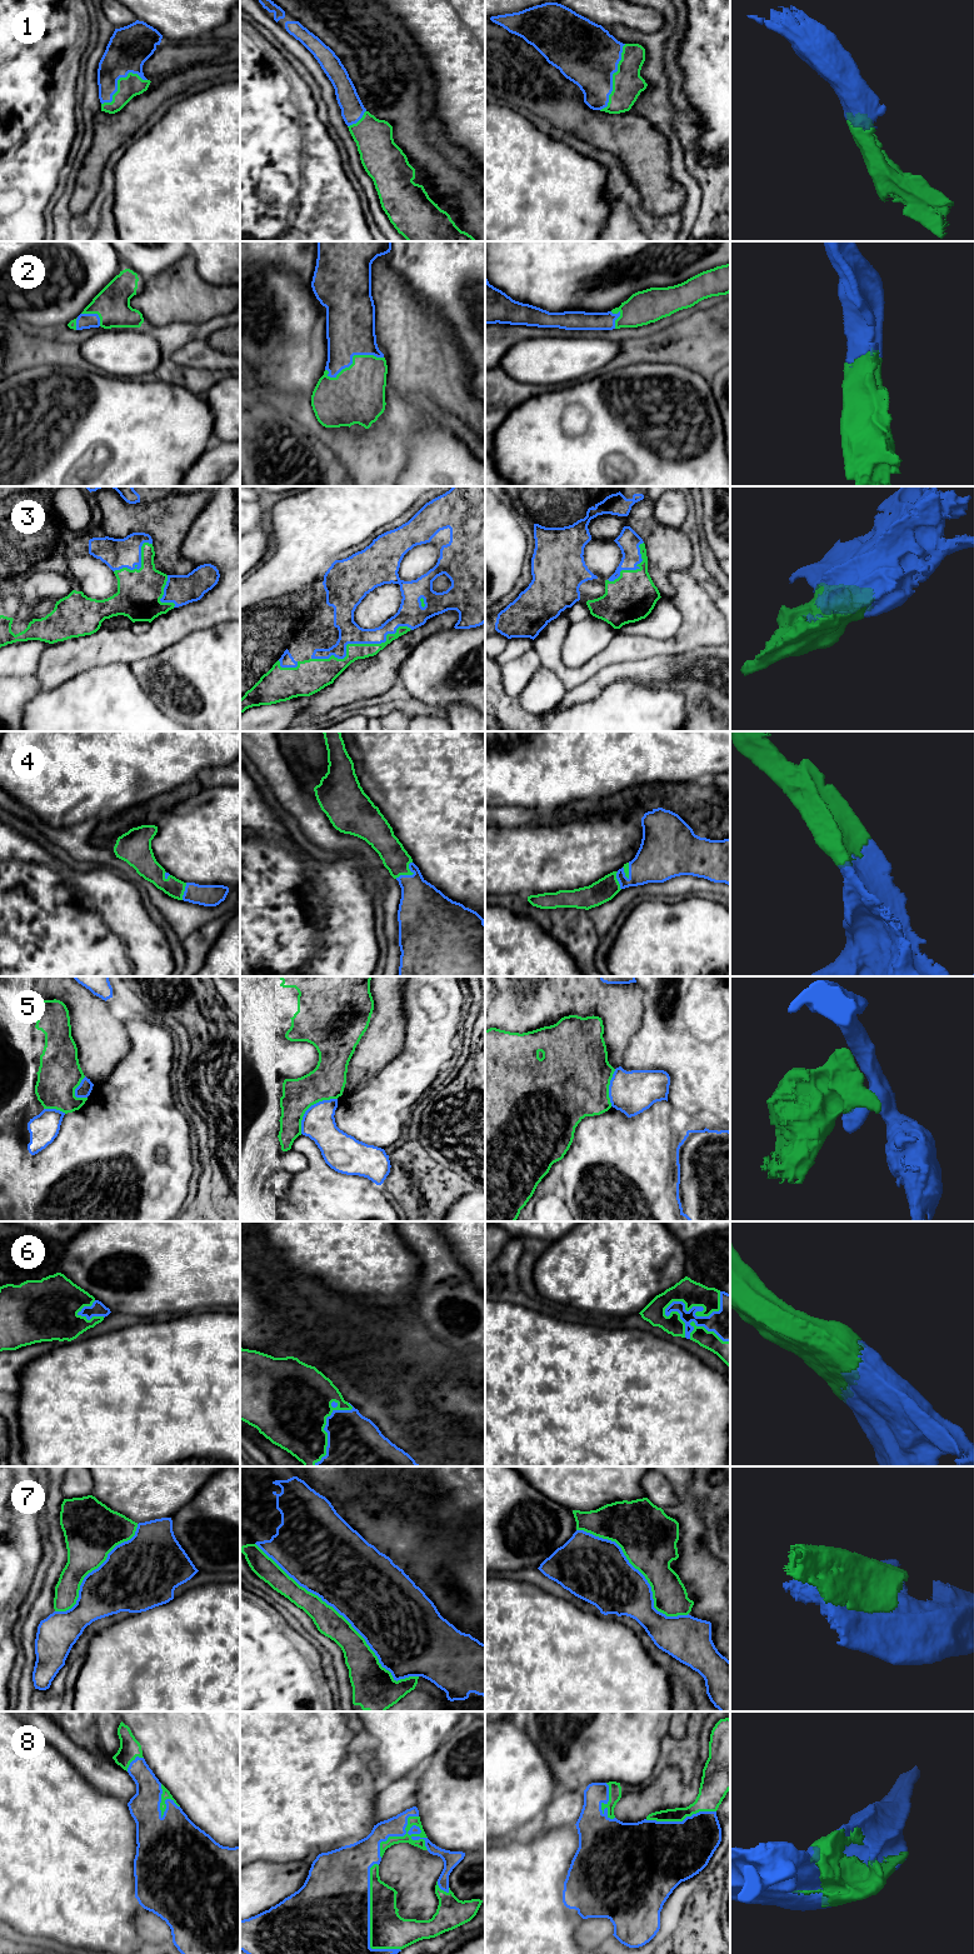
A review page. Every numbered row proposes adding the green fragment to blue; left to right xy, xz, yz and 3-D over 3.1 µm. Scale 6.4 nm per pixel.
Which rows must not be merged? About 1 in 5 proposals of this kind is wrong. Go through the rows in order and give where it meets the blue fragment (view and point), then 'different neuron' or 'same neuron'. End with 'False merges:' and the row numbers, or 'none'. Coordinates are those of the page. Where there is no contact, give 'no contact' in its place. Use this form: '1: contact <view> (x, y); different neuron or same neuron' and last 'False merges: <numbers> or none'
1: contact yz (612, 78); same neuron
2: contact xz (351, 358); same neuron
3: contact xz (359, 643); same neuron
4: contact xz (409, 875); same neuron
5: contact xz (310, 1107); different neuron
6: contact yz (702, 1310); same neuron
7: contact xz (343, 1615); different neuron
8: contact xz (399, 1835); same neuron
False merges: 5, 7

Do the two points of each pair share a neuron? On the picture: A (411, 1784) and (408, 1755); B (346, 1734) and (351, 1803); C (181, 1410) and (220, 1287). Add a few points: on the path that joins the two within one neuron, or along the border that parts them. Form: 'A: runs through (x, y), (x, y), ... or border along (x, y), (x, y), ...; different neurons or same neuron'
A: border along (415, 1768), (396, 1779); different neurons
B: runs through (335, 1752), (335, 1785); same neuron
C: border along (213, 1308), (184, 1314); different neurons

